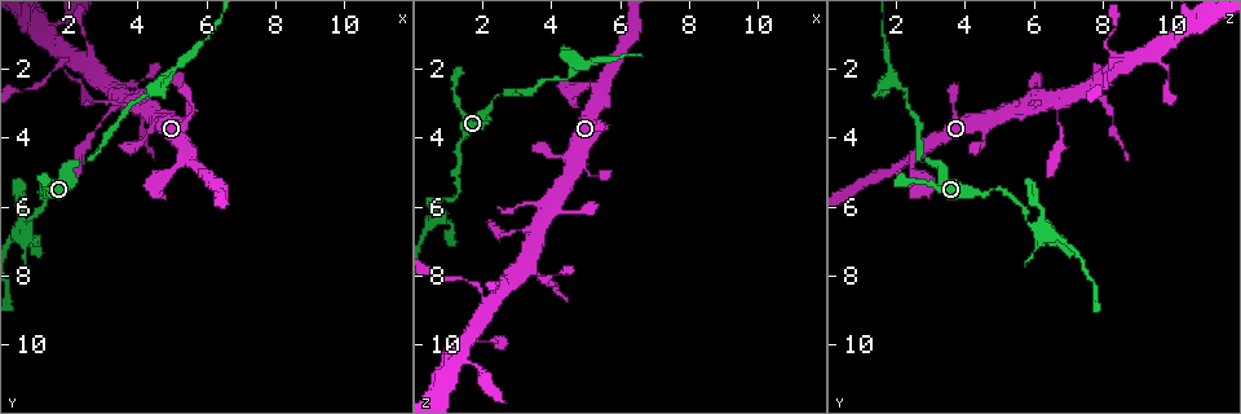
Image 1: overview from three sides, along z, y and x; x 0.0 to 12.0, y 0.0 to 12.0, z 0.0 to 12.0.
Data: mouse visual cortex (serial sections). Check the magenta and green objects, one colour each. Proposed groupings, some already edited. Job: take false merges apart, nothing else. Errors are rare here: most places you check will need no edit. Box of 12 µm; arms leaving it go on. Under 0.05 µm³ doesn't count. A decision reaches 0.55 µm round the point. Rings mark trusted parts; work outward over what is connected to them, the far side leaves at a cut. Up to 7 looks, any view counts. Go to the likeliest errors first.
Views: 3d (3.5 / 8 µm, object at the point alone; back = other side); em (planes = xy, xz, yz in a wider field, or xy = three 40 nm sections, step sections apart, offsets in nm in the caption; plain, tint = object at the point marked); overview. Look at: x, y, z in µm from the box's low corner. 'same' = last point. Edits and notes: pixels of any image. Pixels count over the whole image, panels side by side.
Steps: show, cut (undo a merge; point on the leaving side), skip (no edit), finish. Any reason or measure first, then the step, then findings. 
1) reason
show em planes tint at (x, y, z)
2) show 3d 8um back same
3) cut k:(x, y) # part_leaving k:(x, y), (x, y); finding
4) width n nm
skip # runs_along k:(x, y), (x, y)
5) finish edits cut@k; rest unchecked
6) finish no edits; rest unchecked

sharp bend
show em xy step 5 tint at (4.6, 2.3, 1.8)

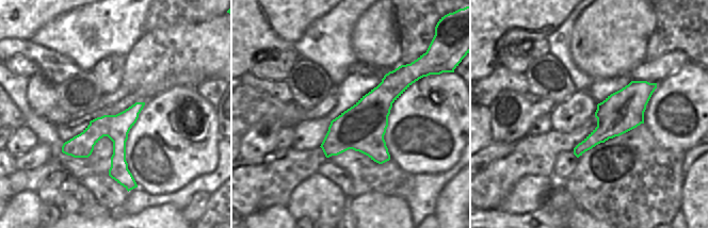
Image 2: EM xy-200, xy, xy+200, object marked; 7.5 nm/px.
show 3d 3.5um back same

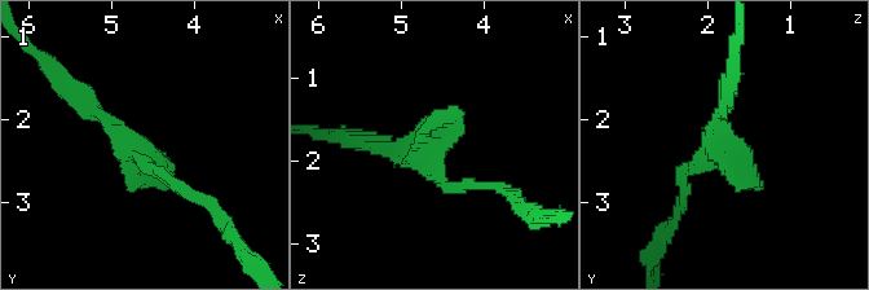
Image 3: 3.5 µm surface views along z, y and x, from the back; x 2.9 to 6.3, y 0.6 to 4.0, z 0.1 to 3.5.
width 360 nm
skip # runs_along 3:(189, 194), (154, 171), (74, 91); one cell here

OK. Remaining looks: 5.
looks like a crossing
show 3d 3.5um at (2.2, 1.8, 8.7)

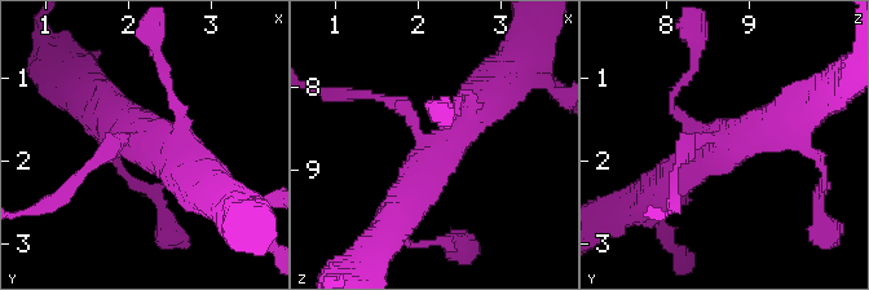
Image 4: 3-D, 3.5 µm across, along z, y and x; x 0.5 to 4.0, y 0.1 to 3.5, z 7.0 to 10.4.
shape alone is not enough
show em planes tint at (2.20, 1.75, 8.75)

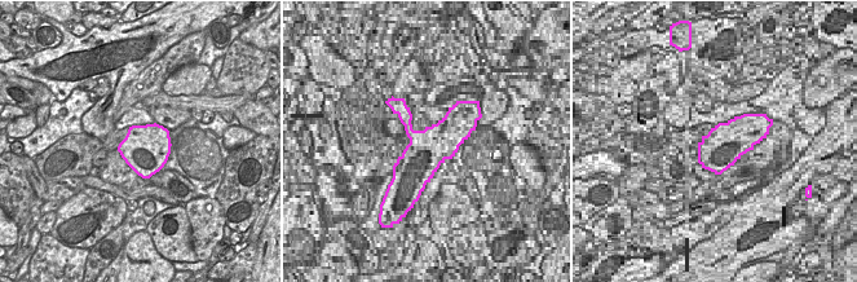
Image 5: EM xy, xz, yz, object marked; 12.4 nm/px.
cut it another way
show em xy step 3 tint same

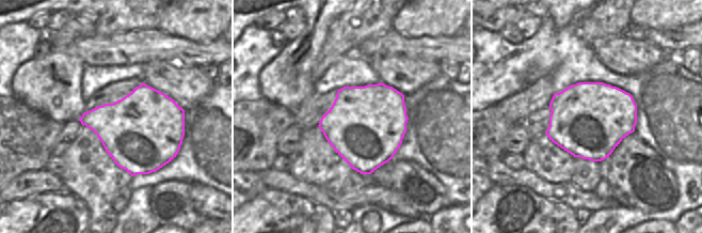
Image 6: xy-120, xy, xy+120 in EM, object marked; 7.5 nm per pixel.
arm_widths 200, 200, 450, 500 nm
skip # one cell here

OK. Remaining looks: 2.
small branch off a trunk
show 3d 3.5um at (1.4, 0.9, 10.3)

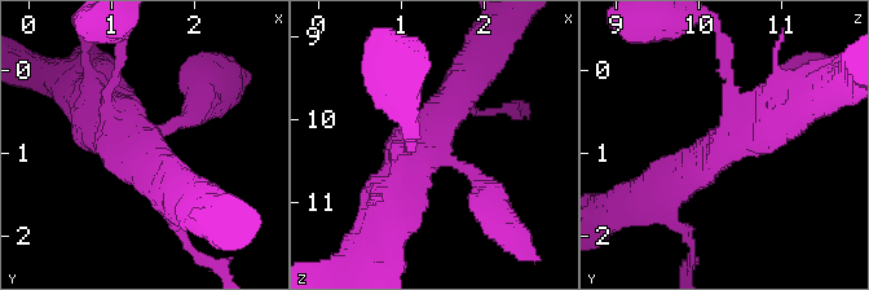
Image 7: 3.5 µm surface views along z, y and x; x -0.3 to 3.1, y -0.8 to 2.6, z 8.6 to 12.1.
arms 4; arm_widths 200, 200, 450, 600 nm; now the EM
show em xy step 3 tint at (1.35, 0.90, 10.30)

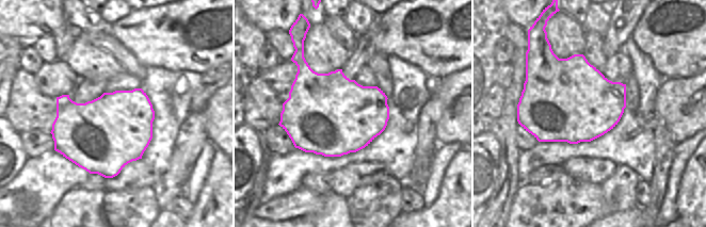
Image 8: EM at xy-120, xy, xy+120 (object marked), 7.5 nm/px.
skip # runs_along 7:(661, 188), (786, 108); one cell here

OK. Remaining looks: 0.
finish no edits; rest unchecked

